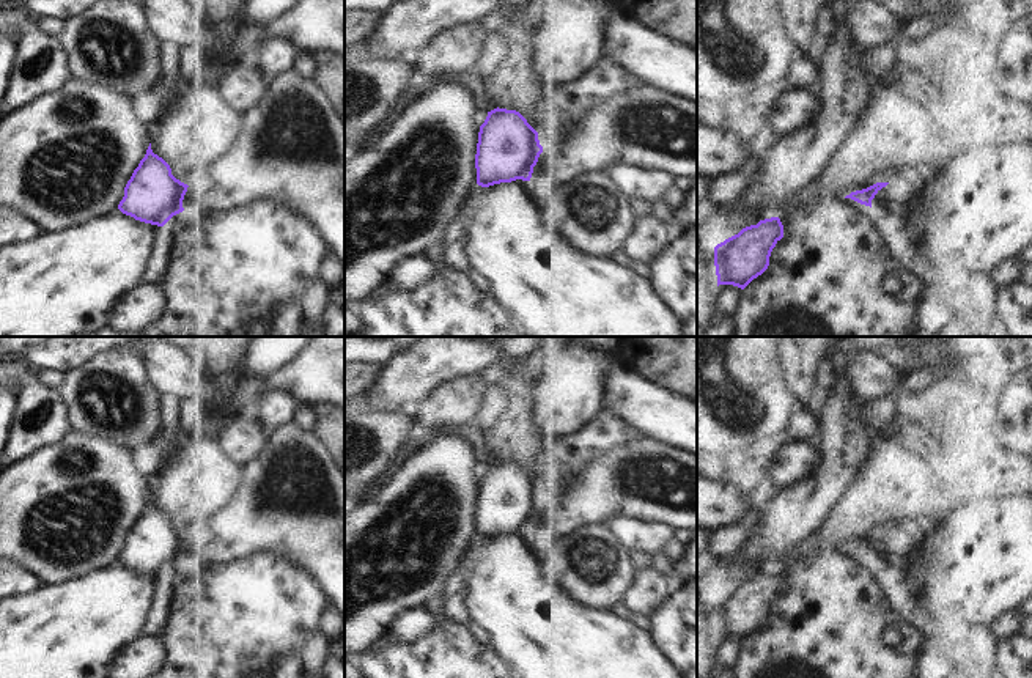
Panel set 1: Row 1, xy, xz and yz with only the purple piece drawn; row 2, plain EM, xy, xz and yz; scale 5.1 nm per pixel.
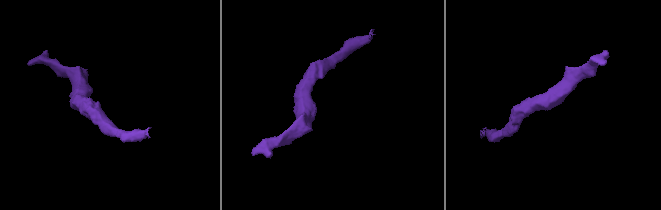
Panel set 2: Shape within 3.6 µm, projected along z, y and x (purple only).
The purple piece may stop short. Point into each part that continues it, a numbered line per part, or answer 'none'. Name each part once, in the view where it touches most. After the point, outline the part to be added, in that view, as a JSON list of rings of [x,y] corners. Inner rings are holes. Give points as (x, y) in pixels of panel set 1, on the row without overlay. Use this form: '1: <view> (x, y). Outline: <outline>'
none.

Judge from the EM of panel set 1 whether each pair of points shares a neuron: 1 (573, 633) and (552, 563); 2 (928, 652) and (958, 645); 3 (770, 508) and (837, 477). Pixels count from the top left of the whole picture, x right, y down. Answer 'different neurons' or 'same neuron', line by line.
1: different neurons
2: same neuron
3: same neuron

